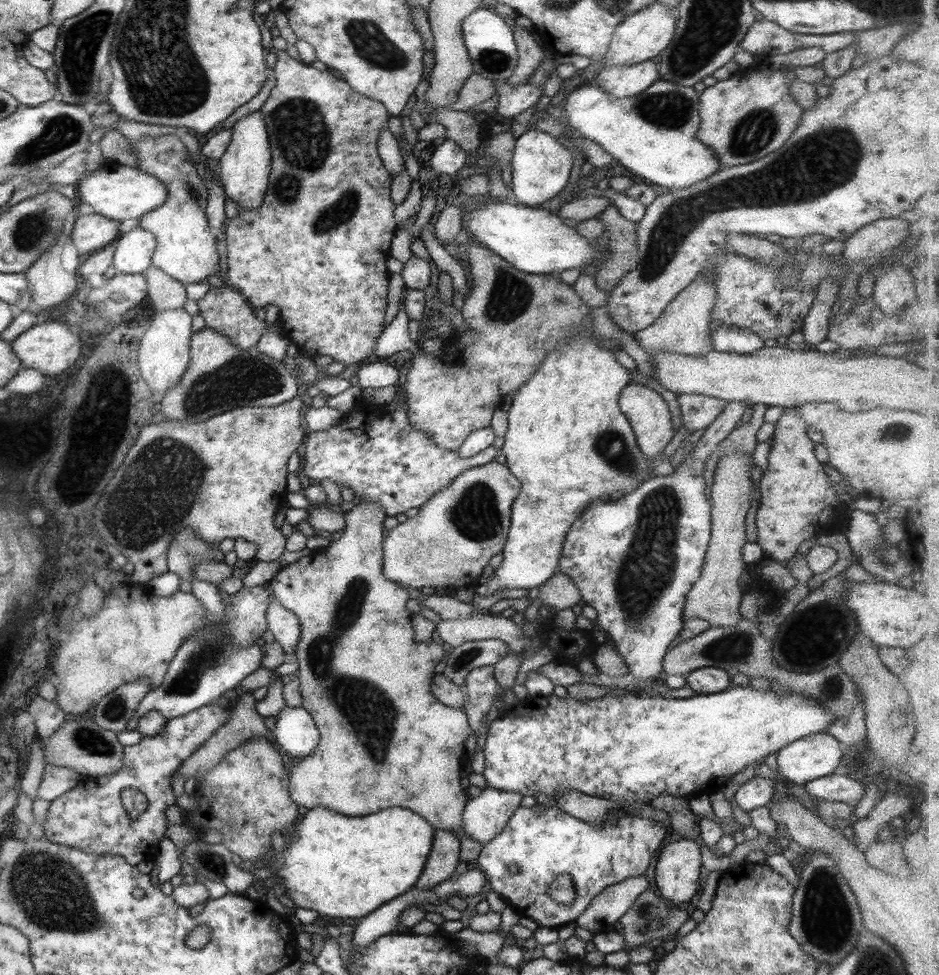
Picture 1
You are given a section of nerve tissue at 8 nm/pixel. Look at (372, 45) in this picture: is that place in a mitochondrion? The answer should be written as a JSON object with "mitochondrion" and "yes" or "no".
{"mitochondrion":"yes"}

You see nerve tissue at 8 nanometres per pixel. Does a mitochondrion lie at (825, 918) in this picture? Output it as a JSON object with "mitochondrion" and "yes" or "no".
{"mitochondrion":"yes"}

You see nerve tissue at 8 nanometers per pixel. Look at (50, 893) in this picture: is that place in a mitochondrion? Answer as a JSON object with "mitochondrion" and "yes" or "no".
{"mitochondrion":"yes"}

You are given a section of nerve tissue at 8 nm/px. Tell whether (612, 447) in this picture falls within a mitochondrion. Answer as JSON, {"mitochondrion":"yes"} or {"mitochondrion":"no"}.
{"mitochondrion":"yes"}

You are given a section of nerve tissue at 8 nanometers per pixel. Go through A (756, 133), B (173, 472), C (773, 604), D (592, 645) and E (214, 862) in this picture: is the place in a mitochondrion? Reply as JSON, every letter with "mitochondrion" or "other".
{"A":"mitochondrion","B":"mitochondrion","C":"other","D":"other","E":"mitochondrion"}

